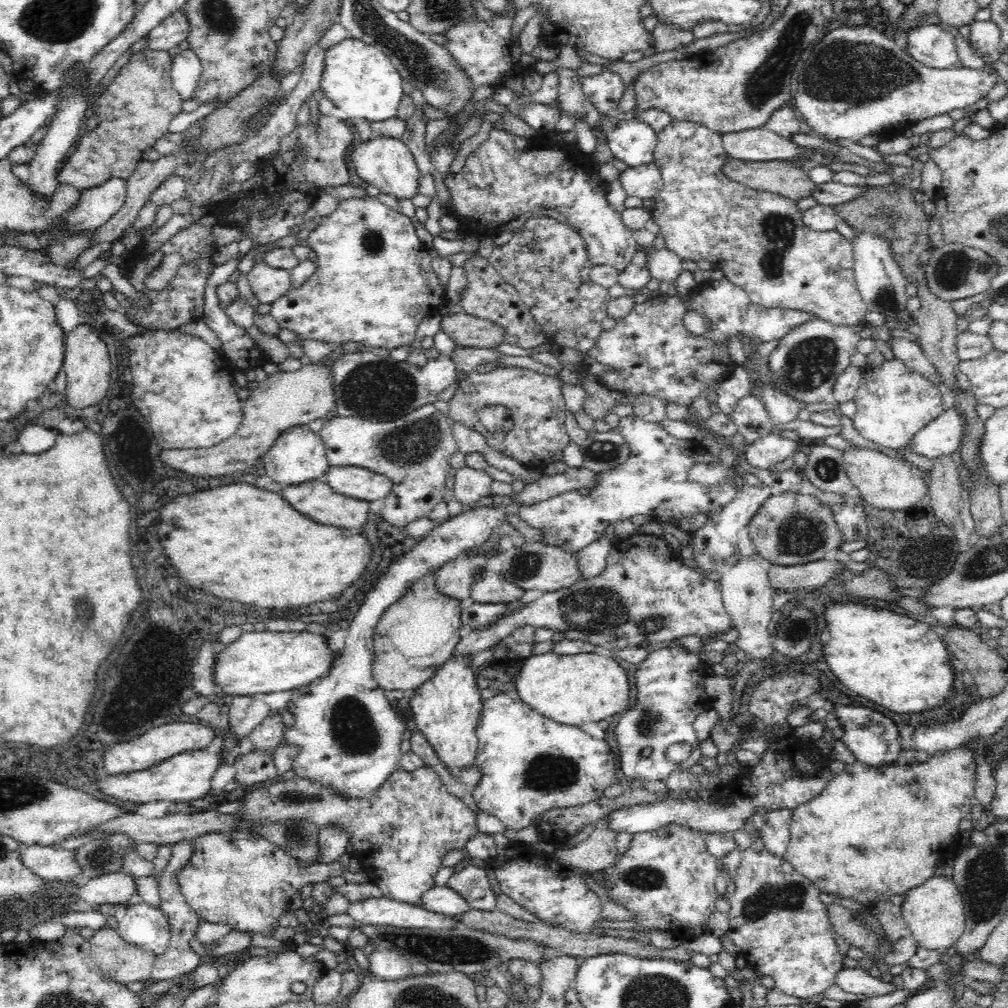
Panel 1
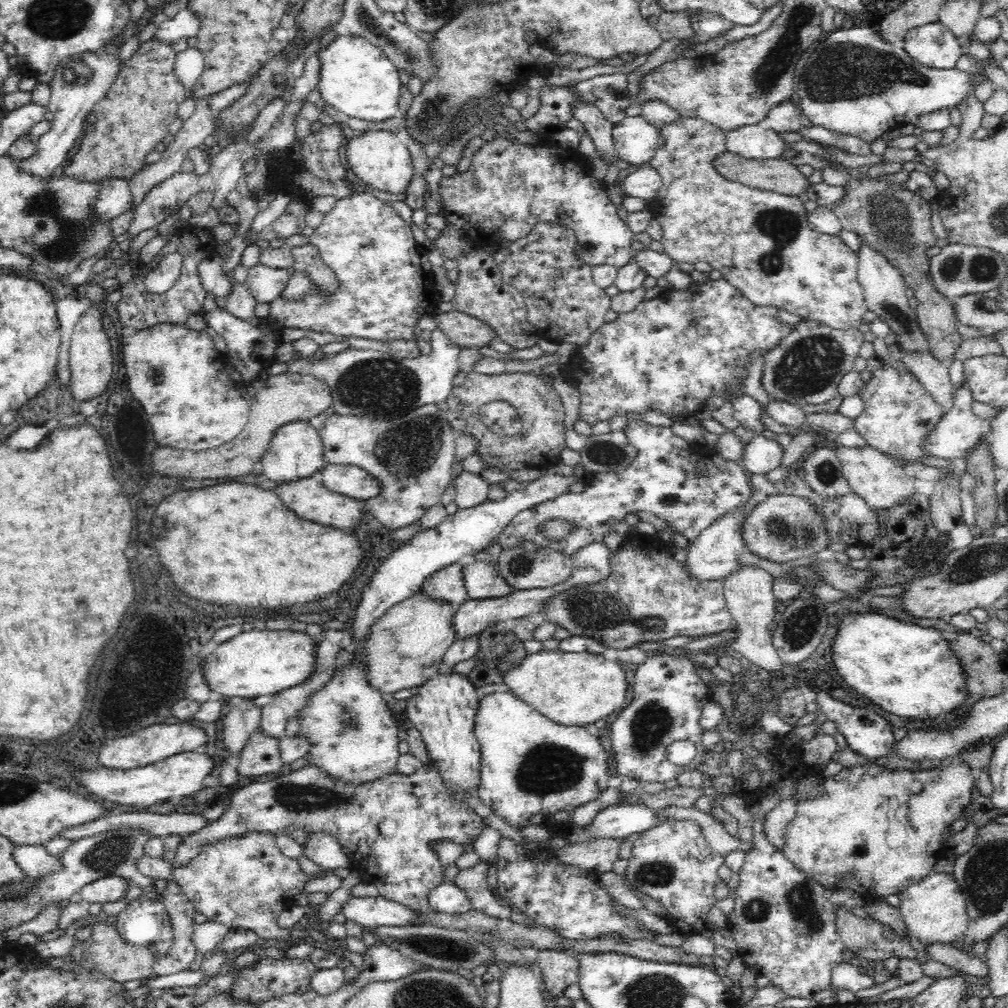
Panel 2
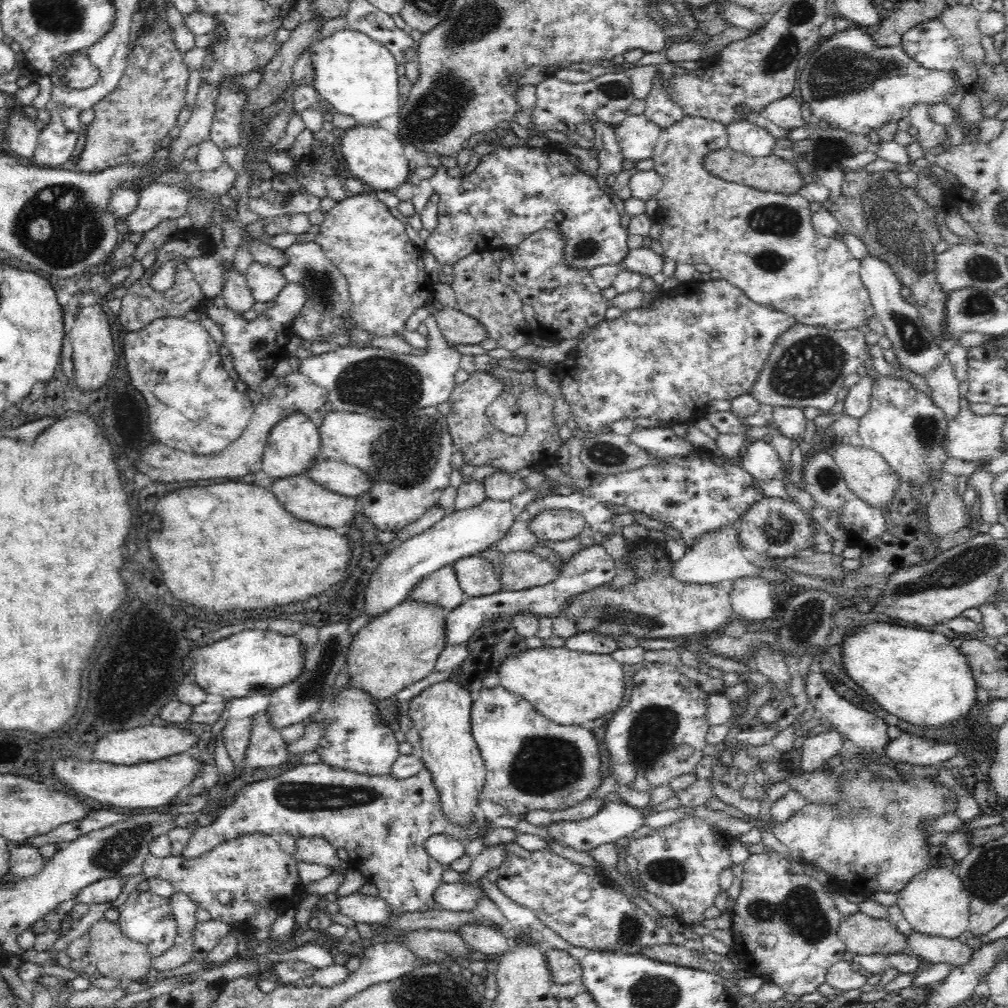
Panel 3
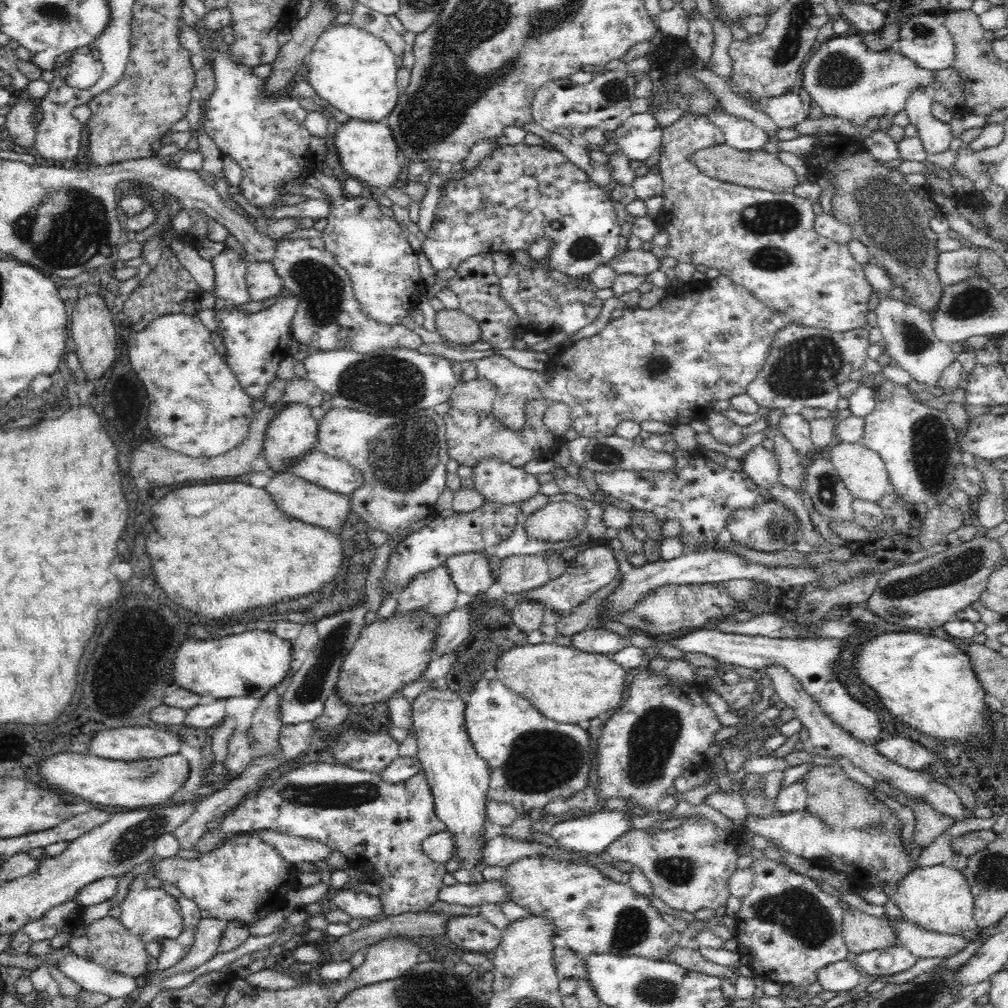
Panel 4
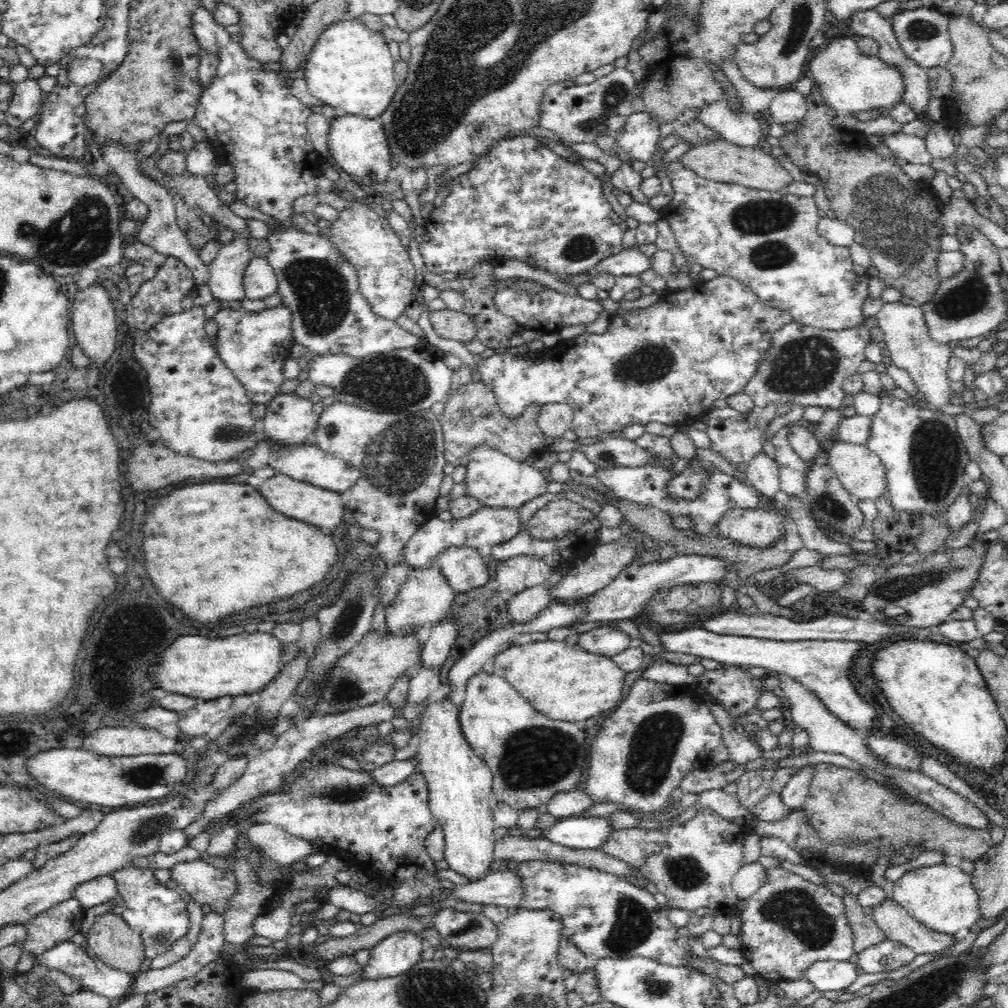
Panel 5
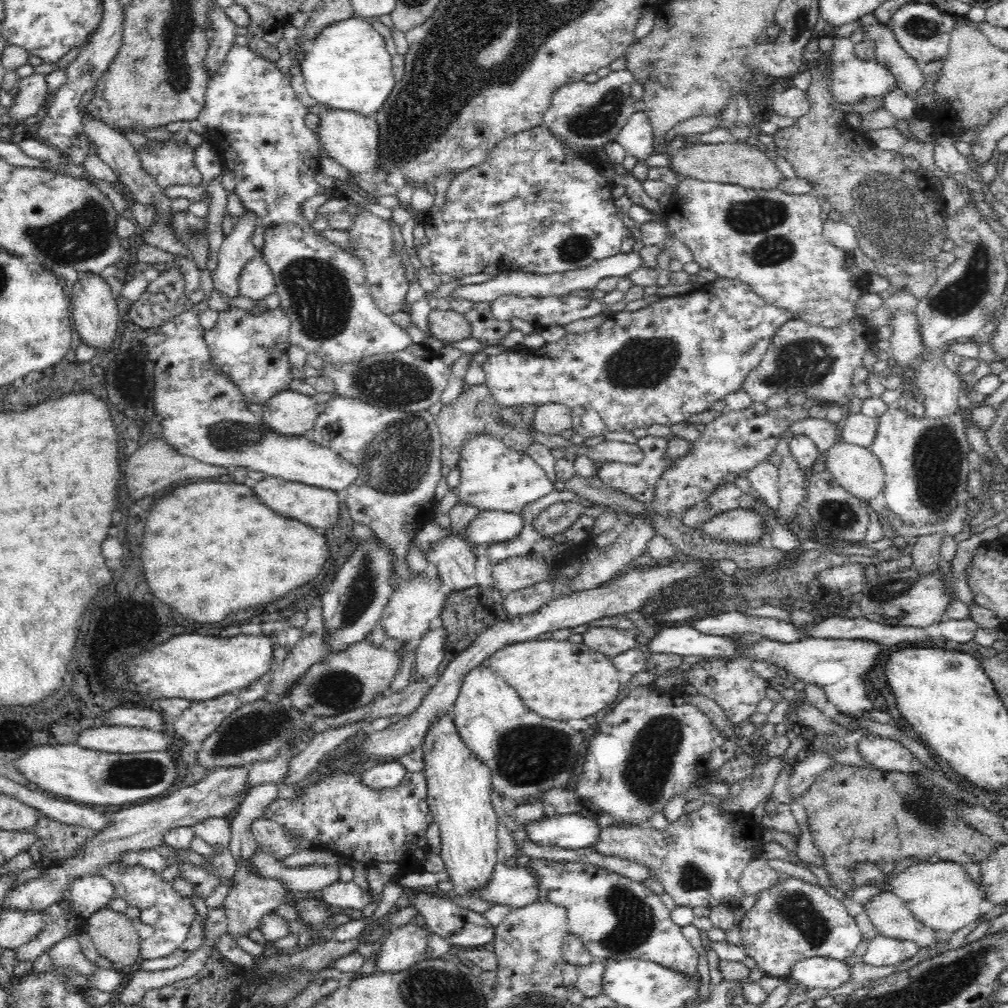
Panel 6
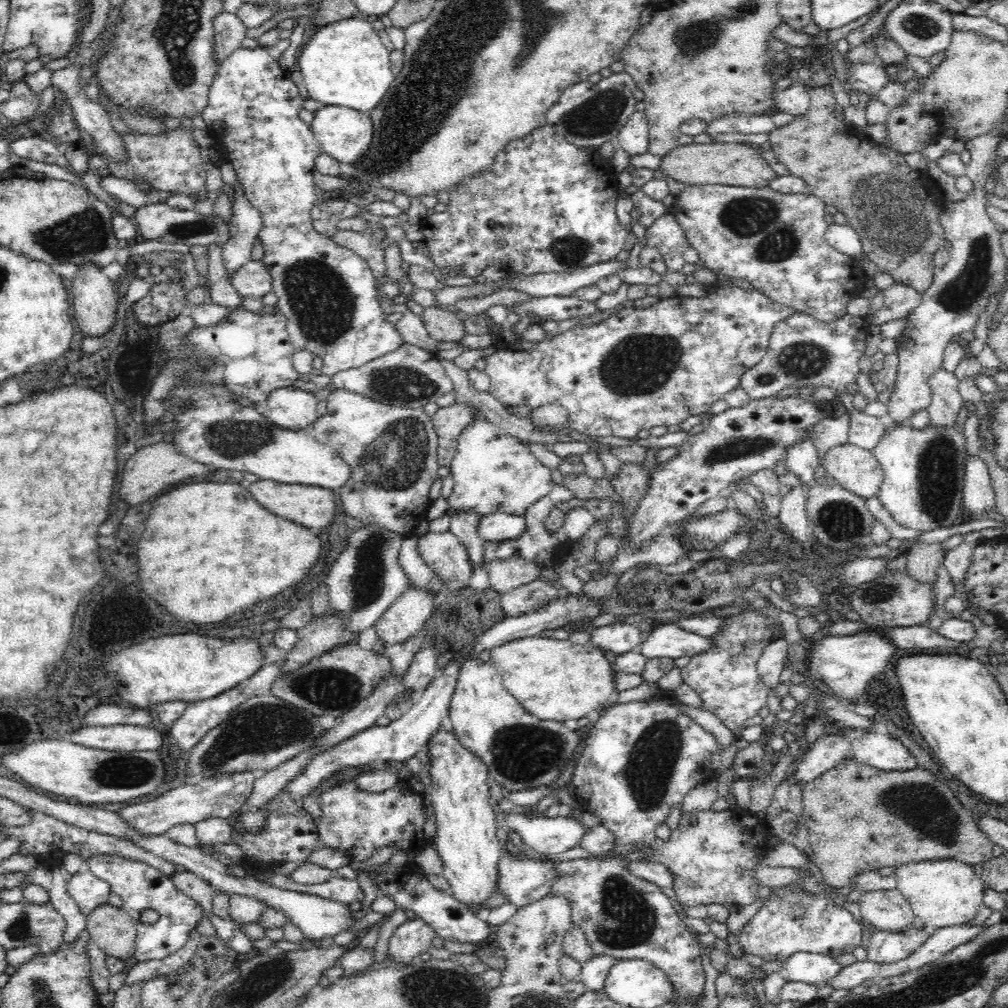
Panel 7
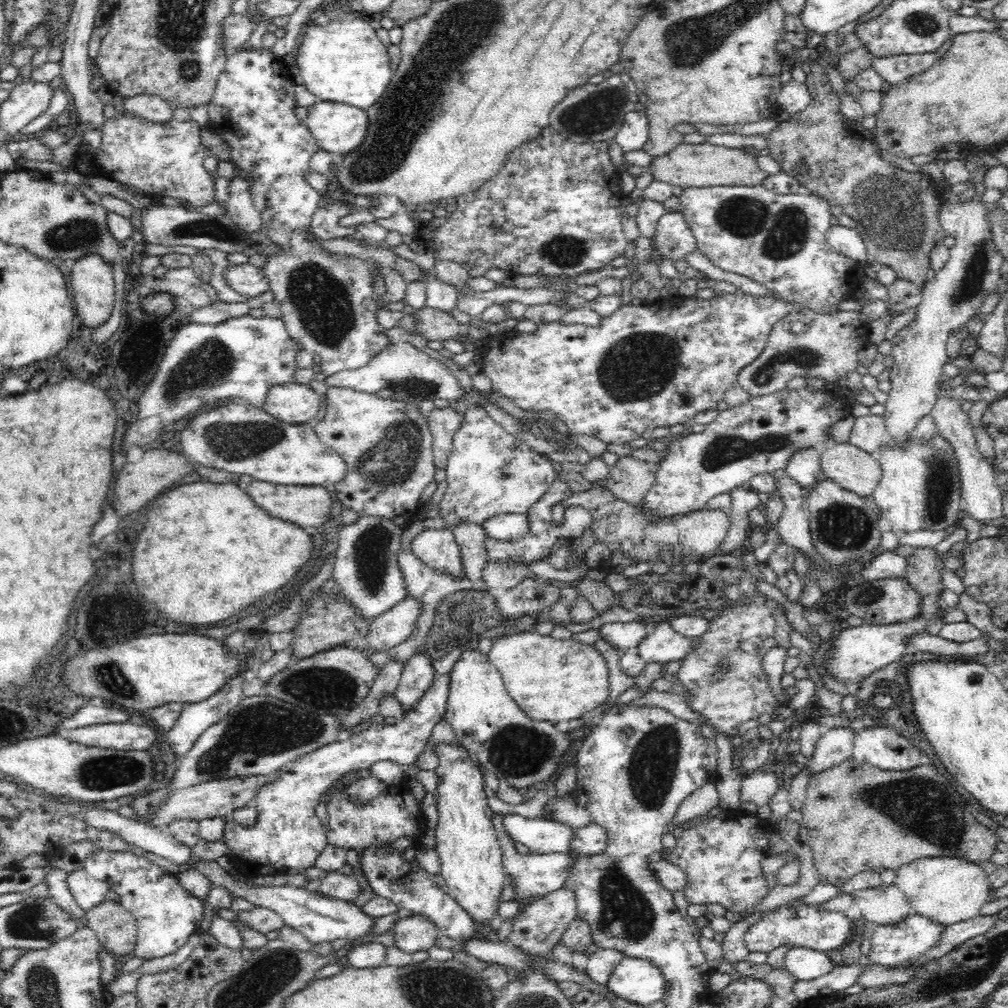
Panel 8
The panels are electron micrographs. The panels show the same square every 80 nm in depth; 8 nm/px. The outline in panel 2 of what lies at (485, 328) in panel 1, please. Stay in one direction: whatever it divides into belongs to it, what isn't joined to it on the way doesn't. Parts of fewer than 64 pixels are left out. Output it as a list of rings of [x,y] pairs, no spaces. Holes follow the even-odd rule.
[[[452,310],[434,317],[438,329],[462,349],[489,346],[490,341],[496,338],[492,326],[465,312]]]

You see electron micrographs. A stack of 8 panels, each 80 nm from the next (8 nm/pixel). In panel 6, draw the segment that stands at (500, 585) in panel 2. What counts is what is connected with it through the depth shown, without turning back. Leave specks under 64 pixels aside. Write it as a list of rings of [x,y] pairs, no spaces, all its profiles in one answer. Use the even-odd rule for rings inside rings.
[[[448,536],[437,540],[425,552],[429,564],[437,568],[441,582],[452,591],[476,585],[476,555],[466,540]]]

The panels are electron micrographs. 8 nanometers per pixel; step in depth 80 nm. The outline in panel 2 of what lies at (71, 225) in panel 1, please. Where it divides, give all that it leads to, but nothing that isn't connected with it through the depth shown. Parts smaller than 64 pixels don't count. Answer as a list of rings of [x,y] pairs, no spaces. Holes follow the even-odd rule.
[[[117,178],[108,185],[100,187],[100,194],[96,196],[92,206],[92,215],[96,215],[102,221],[110,221],[130,208],[132,208],[132,191],[129,181]]]

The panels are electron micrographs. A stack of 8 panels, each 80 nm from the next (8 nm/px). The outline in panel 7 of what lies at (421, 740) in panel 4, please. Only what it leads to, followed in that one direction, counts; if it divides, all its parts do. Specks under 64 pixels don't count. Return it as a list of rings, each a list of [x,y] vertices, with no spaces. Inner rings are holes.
[[[438,730],[426,748],[431,761],[432,790],[427,792],[434,811],[437,831],[434,846],[444,863],[440,876],[450,885],[449,892],[458,903],[479,912],[498,889],[499,863],[503,854],[497,837],[496,815],[490,797],[487,766],[460,744],[453,730]]]

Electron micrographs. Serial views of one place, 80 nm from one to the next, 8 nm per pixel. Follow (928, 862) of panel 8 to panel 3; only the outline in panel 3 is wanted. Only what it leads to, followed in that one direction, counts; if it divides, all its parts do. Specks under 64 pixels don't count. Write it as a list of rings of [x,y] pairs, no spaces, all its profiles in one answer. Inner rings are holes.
[[[936,868],[916,874],[896,895],[896,905],[902,910],[904,917],[912,925],[914,932],[925,936],[942,936],[943,938],[959,938],[970,930],[971,916],[970,892],[964,887],[961,878],[948,868]]]

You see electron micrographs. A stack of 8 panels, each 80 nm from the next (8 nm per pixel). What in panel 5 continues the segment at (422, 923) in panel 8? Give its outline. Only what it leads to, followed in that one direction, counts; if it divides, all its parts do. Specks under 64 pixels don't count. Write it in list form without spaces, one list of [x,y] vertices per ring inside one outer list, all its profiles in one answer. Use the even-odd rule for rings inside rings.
[[[398,932],[384,938],[370,950],[362,979],[376,980],[404,974],[422,959],[425,943],[421,935],[412,932]]]

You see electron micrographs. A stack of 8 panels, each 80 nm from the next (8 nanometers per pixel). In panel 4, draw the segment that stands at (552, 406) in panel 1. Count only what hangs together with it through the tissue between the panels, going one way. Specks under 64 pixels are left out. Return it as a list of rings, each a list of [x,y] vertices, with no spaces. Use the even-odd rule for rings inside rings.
[[[479,377],[469,382],[458,382],[448,401],[450,410],[446,412],[444,425],[448,455],[460,466],[474,467],[484,458],[498,458],[515,468],[522,468],[533,459],[552,460],[558,449],[559,438],[544,427],[544,414],[550,403],[546,399],[530,400],[525,407],[524,428],[515,432],[503,426],[493,416],[493,403],[497,390],[492,383]]]

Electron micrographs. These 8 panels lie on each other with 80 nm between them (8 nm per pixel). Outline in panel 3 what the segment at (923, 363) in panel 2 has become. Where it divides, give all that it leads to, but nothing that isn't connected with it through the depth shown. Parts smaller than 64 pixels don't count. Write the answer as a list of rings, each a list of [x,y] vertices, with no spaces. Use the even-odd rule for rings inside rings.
[[[942,362],[922,377],[932,389],[933,402],[946,414],[948,420],[954,419],[961,410],[958,389],[960,381],[956,378],[954,366],[950,362]]]

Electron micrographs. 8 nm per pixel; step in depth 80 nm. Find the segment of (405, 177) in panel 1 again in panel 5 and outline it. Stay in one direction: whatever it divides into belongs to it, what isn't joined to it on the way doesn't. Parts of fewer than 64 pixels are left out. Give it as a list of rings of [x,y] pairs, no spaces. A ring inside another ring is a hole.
[[[342,113],[330,120],[329,125],[328,155],[333,158],[343,176],[382,187],[394,165],[391,163],[389,144],[380,117],[369,119]]]

